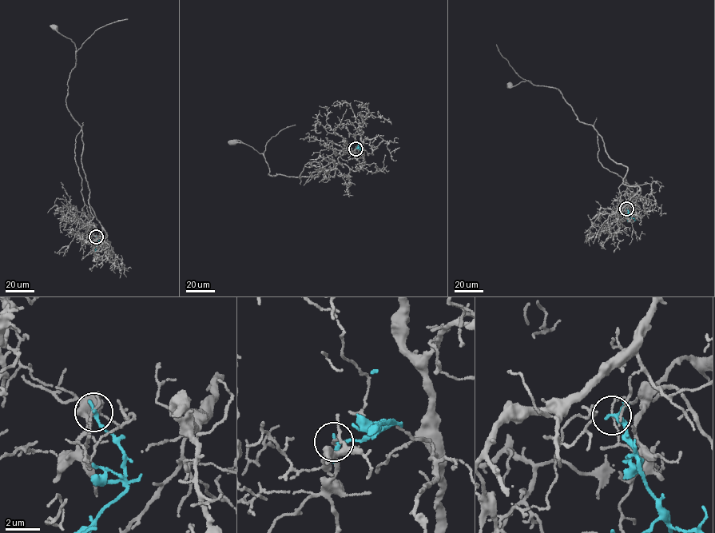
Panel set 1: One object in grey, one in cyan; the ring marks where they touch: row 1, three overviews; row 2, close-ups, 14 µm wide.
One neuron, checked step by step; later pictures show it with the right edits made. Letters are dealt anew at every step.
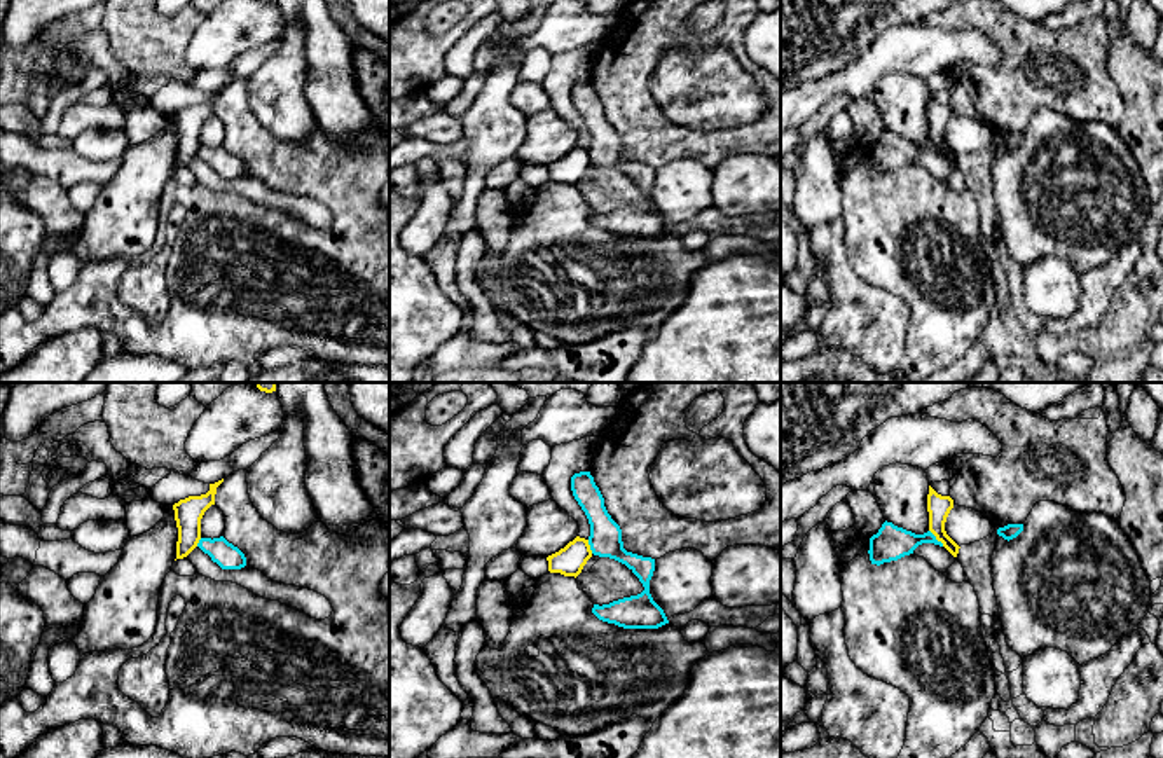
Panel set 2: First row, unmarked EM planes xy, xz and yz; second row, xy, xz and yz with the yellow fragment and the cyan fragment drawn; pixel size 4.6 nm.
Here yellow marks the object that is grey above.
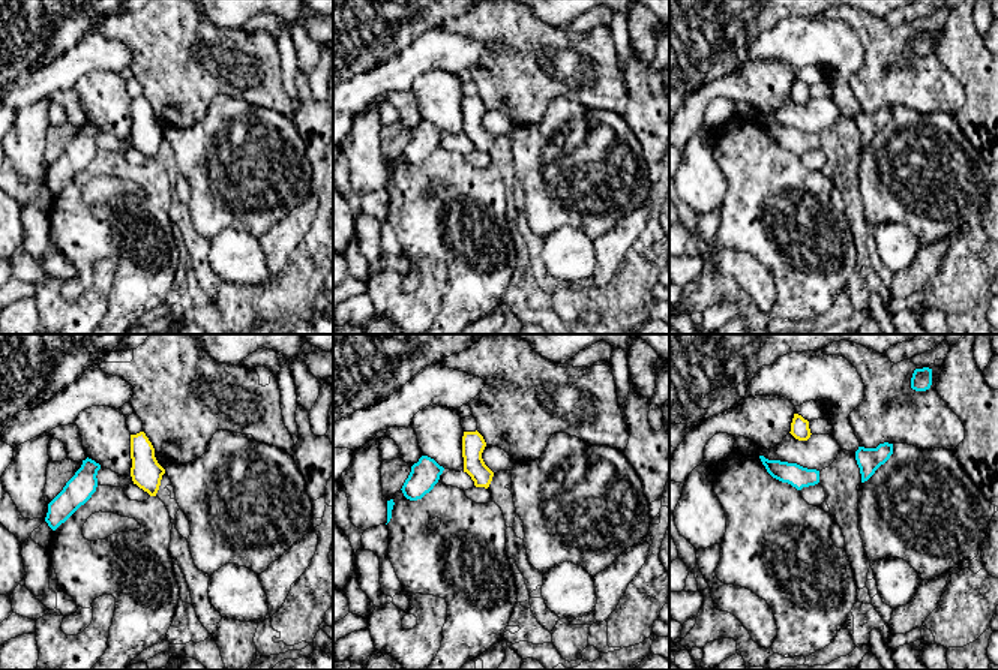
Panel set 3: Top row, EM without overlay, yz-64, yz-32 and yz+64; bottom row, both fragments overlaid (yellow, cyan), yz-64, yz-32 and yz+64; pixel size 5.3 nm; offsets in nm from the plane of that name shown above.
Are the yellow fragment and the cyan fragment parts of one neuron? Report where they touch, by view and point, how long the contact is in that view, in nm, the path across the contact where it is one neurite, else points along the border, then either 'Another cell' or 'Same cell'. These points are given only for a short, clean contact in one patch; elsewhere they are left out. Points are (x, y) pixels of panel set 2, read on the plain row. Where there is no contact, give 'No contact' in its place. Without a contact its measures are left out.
Touches yellow at yz (936, 147). Shared border 100 nm. Boundary: yz (929, 138), (943, 154). Another cell

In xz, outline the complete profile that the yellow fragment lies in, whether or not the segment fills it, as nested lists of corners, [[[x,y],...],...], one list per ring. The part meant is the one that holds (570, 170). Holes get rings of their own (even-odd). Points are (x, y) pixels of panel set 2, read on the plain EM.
[[[576,145],[564,157],[547,166],[548,180],[576,187],[590,166],[588,148]]]

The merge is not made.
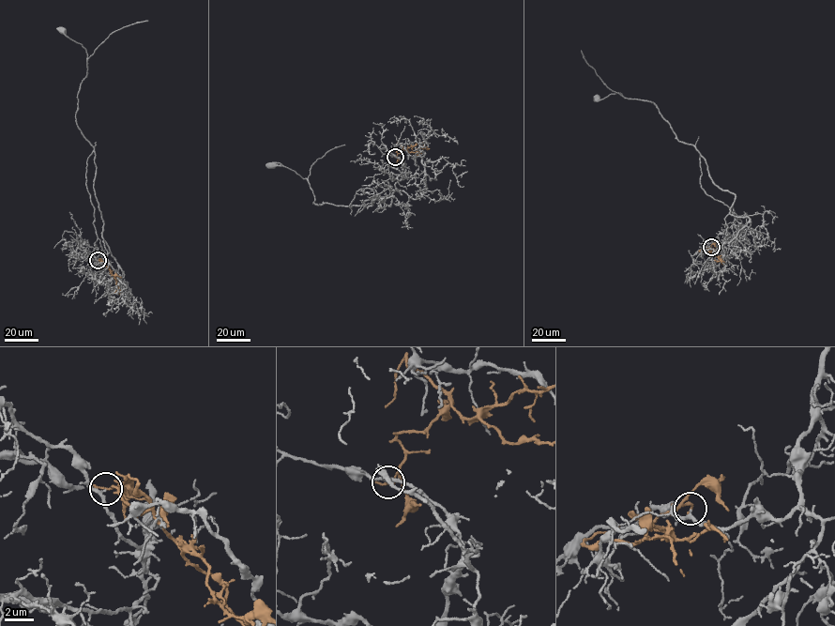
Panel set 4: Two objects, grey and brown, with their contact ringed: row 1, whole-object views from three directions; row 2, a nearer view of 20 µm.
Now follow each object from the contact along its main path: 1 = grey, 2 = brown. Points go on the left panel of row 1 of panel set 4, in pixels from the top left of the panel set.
1: (98, 260), (102, 269), (107, 253), (94, 188), (95, 155), (75, 117), (87, 56), (63, 30)
2: (98, 260), (110, 270), (118, 289), (119, 286)

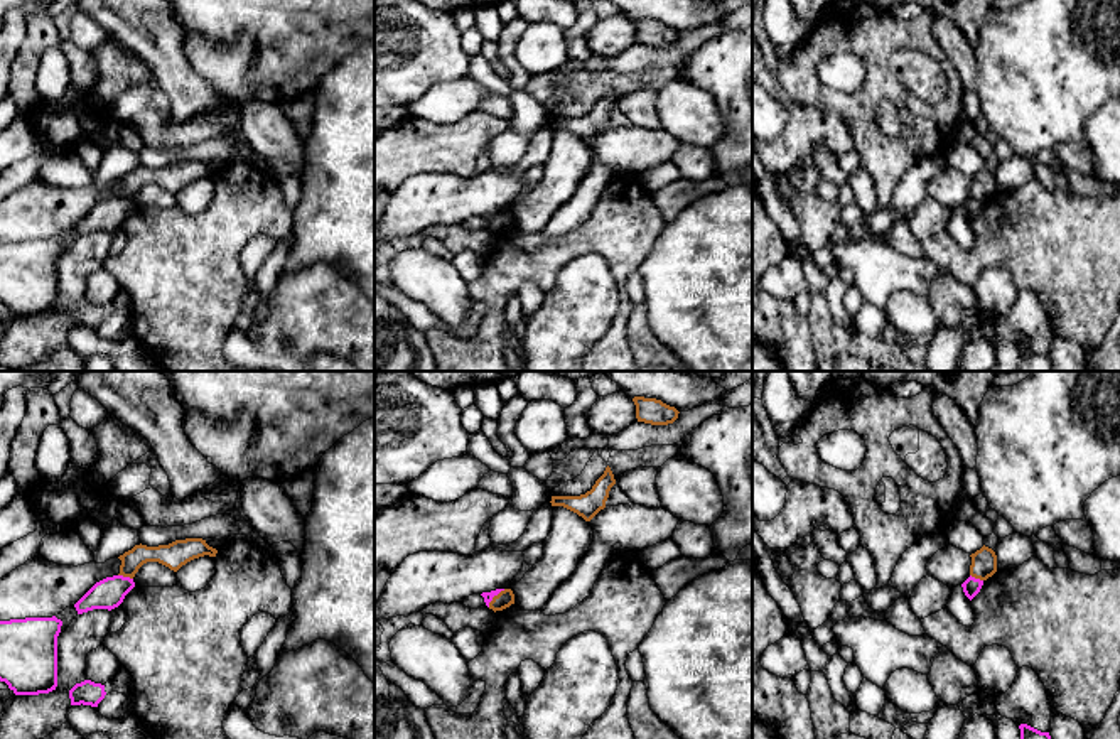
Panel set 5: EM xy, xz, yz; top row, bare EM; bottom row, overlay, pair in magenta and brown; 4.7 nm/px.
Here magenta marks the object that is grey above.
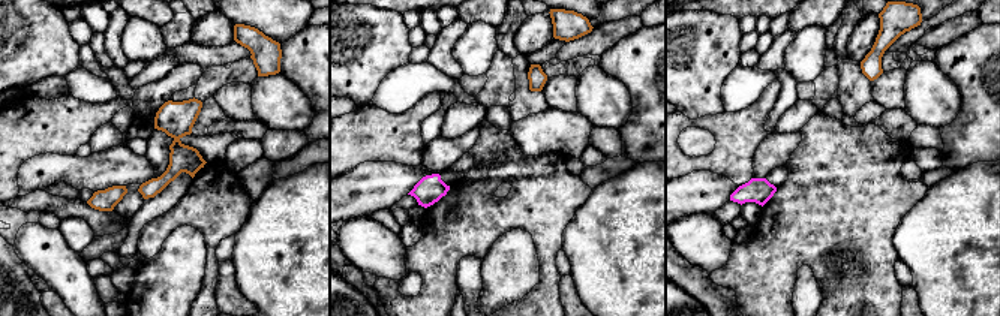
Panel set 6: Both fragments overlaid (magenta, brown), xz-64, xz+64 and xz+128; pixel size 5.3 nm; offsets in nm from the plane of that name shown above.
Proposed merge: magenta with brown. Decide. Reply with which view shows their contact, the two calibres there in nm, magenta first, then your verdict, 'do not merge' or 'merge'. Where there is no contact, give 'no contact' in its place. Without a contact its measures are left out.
meets magenta in xy; 140 nm thick on the magenta side, 120 nm on the other; do not merge

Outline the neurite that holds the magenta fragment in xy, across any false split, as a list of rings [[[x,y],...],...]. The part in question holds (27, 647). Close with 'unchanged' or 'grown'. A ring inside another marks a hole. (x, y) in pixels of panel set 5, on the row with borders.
[[[56,616],[0,621],[0,682],[15,695],[56,690],[61,626]]]; unchanged

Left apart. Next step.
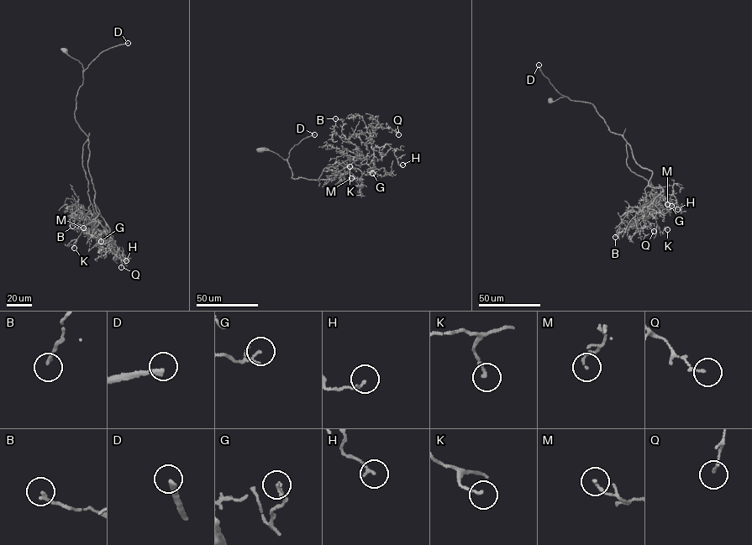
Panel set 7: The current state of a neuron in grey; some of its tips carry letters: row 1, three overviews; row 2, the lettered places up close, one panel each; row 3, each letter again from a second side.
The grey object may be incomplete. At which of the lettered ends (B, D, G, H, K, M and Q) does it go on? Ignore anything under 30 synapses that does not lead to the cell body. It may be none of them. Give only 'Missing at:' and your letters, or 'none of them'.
Missing at: D

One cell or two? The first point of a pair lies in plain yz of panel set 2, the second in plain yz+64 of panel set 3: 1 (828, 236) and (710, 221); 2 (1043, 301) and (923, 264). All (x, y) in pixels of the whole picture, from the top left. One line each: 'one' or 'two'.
1: one
2: two

